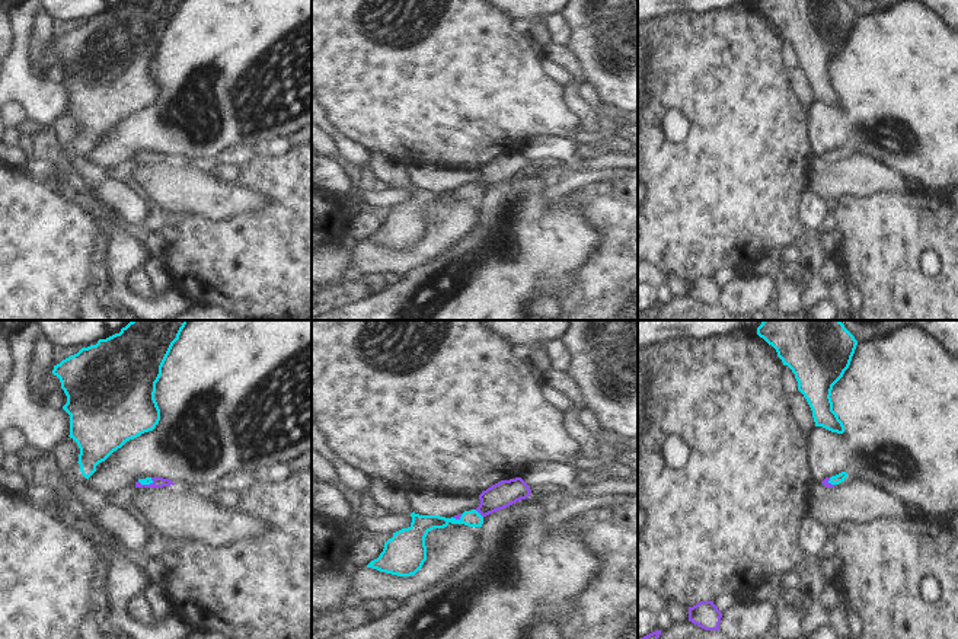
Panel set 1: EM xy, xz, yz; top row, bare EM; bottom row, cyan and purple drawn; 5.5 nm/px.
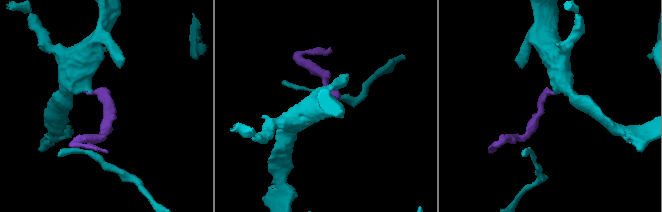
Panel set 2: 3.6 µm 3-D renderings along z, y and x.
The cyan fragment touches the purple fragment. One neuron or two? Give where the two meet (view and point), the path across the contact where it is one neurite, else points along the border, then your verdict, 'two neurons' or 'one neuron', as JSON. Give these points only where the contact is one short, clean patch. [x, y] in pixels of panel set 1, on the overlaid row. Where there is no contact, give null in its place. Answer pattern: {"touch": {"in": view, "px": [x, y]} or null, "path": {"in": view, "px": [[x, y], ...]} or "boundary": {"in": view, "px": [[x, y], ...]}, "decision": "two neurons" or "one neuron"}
{"touch": {"in": "xz", "px": [479, 514]}, "path": {"in": "xz", "px": [[472, 518], [479, 514], [497, 497], [505, 492]]}, "decision": "one neuron"}

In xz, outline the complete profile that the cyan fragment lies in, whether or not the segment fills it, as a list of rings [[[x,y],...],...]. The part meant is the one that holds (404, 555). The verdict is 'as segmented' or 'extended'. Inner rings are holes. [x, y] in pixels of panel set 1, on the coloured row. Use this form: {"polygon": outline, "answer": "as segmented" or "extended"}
{"polygon": [[[515,477],[492,485],[479,495],[480,504],[476,509],[451,518],[412,512],[411,525],[393,533],[393,537],[384,543],[380,556],[371,560],[367,568],[397,576],[415,575],[427,560],[425,537],[431,530],[444,528],[450,523],[482,527],[486,515],[526,499],[530,493],[529,485],[521,477]]], "answer": "extended"}

